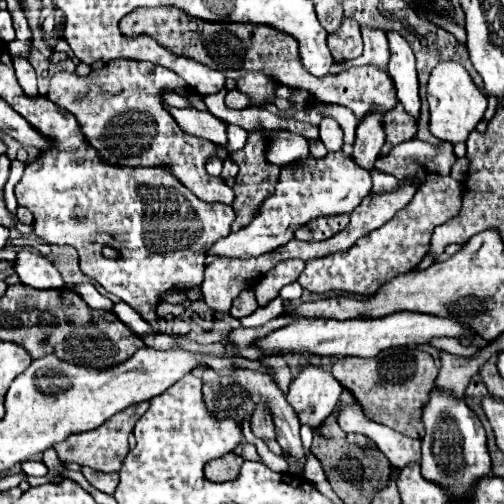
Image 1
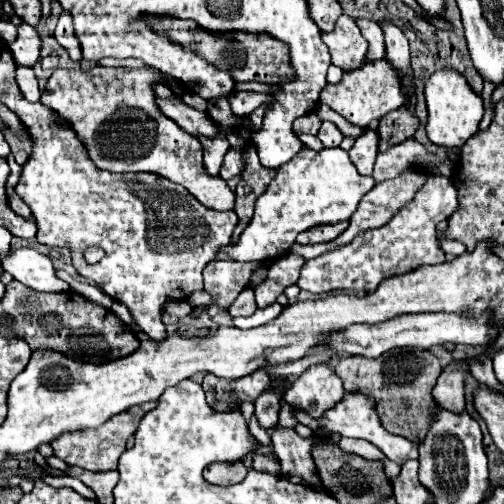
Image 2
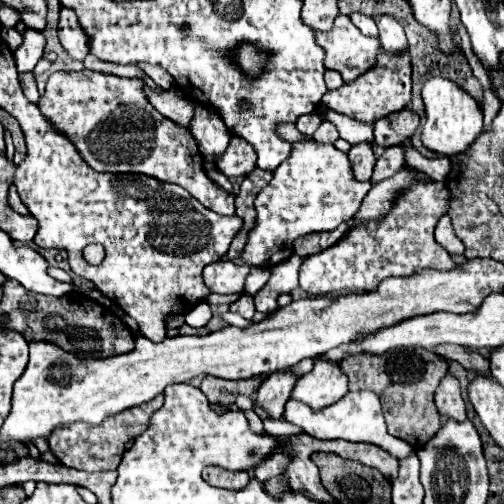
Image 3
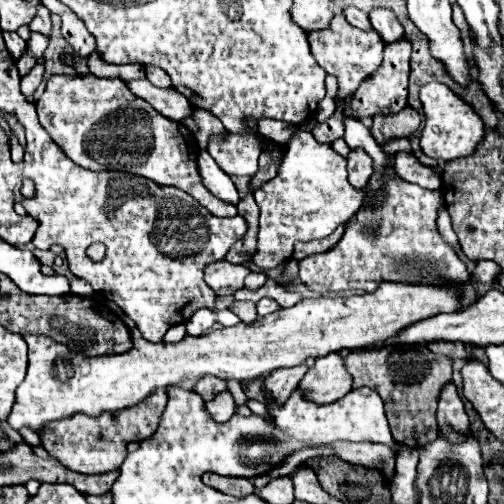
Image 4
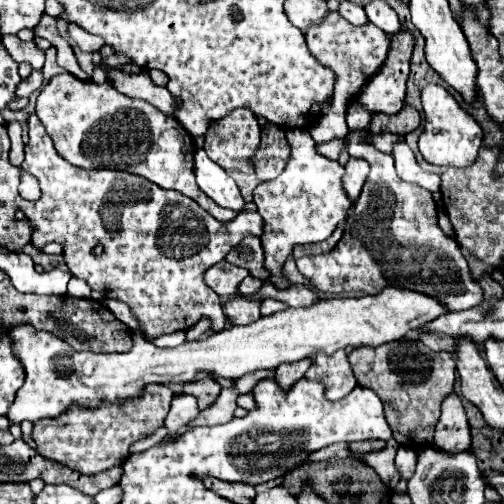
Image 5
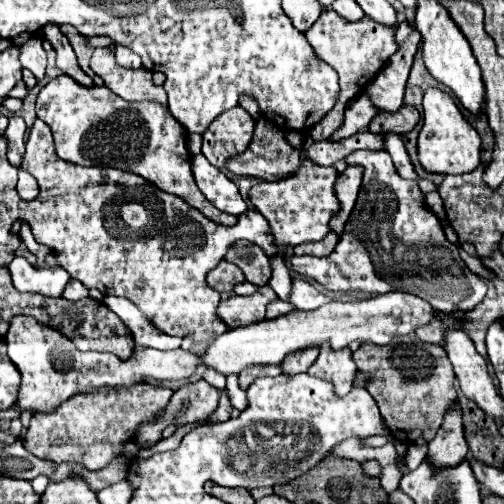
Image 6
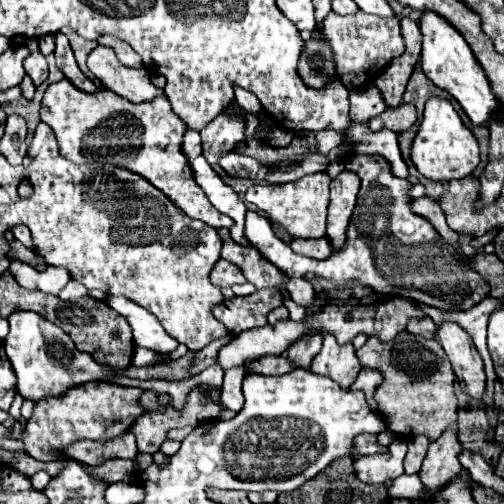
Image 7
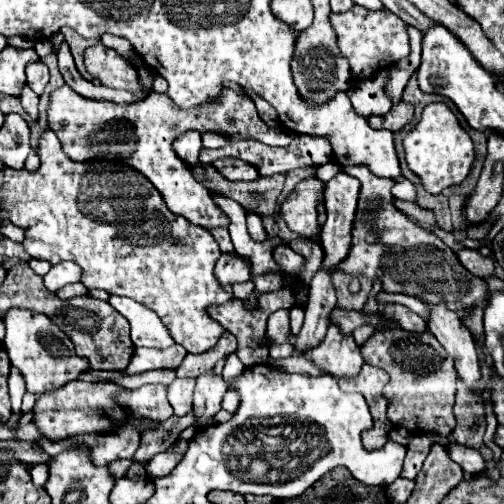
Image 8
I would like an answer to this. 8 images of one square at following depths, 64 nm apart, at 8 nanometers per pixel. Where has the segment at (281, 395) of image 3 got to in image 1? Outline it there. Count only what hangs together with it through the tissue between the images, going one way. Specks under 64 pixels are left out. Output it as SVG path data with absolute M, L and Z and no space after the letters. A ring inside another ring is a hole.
M264 406L256 408L256 412L252 414L252 418L250 418L250 428L252 428L252 432L254 432L258 438L262 438L262 440L274 440L274 438L276 438L272 416L270 416L268 408L264 408Z

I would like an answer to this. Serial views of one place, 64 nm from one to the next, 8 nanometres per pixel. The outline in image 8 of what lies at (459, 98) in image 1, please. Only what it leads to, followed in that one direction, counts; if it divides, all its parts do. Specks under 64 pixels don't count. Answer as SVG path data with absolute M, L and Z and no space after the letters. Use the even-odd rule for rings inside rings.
M432 102L424 108L422 120L404 138L404 150L408 166L420 176L422 184L432 194L440 194L444 188L460 184L470 174L476 160L472 138L444 102Z

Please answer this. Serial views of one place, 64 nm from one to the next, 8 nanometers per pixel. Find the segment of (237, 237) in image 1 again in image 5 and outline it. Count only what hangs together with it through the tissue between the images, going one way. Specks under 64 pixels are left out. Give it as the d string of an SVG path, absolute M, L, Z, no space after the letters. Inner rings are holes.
M306 128L288 130L286 140L290 144L290 158L286 168L278 178L260 182L254 190L254 202L258 206L258 214L264 220L264 268L280 278L280 288L288 286L280 274L280 268L292 254L294 244L314 244L330 238L336 226L346 220L350 208L354 206L342 186L344 166L338 160L322 156Z

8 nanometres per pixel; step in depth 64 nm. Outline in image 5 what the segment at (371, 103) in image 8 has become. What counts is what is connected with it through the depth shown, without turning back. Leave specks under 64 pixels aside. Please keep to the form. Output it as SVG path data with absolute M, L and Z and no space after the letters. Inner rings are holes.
M350 104L348 112L346 112L346 122L348 128L366 128L370 124L372 114L364 112L364 108L360 108L358 104Z

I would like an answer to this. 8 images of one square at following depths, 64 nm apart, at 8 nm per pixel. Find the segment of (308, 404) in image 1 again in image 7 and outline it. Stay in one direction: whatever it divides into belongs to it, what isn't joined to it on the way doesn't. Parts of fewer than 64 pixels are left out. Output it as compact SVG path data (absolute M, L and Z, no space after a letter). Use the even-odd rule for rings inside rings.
M324 336L322 350L312 360L310 372L318 376L330 376L346 392L350 390L352 382L360 372L360 362L356 360L356 352L352 344L340 346L336 344L336 340L332 340L332 336Z

